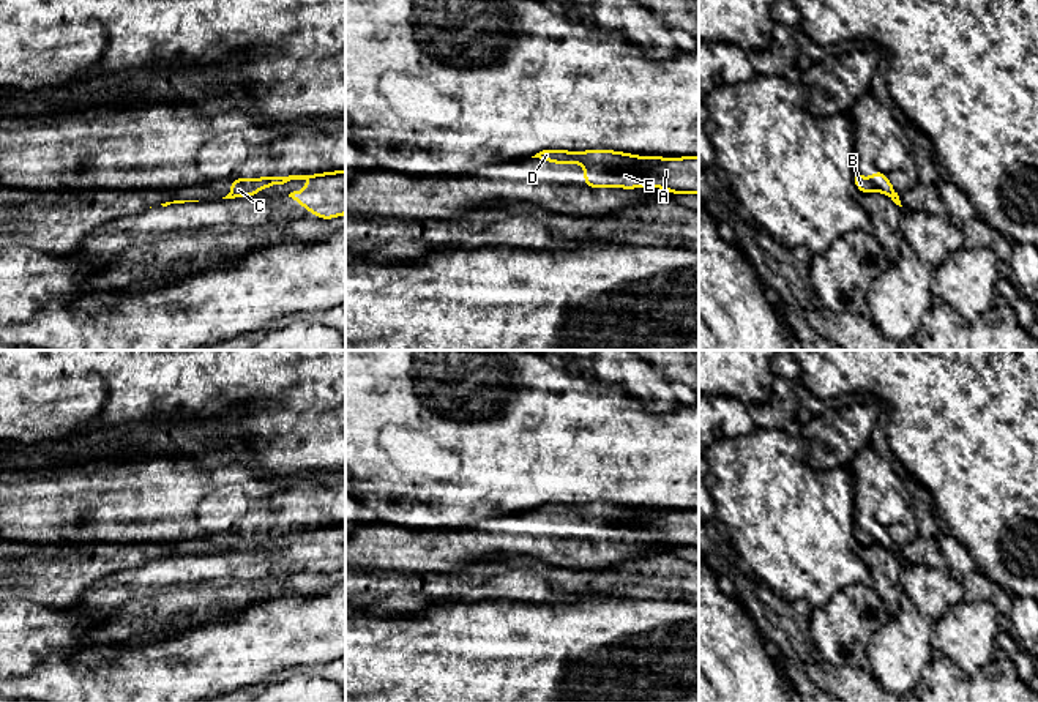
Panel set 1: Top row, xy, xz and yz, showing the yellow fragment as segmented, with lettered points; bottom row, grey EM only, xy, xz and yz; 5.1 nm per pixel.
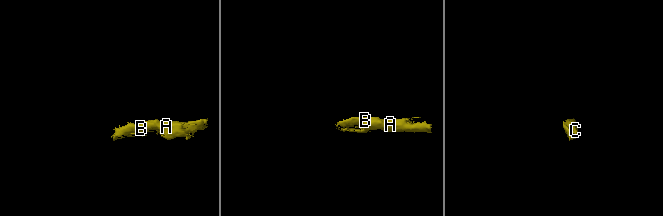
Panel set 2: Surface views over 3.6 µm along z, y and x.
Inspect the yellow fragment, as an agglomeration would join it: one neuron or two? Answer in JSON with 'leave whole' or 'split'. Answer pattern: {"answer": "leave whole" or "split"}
{"answer": "leave whole"}

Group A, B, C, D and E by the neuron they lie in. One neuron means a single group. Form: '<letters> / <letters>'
A B C D E

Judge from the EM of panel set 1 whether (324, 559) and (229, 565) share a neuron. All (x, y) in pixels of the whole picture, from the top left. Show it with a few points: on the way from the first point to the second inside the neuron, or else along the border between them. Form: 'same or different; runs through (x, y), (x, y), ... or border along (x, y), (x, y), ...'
same; runs through (300, 565), (253, 565)

